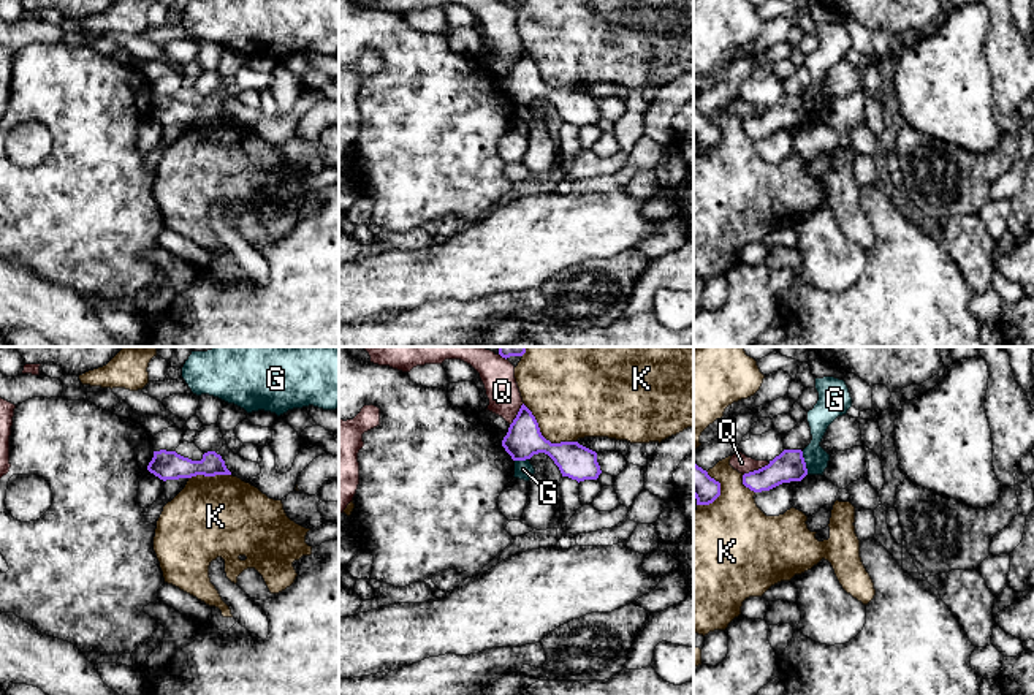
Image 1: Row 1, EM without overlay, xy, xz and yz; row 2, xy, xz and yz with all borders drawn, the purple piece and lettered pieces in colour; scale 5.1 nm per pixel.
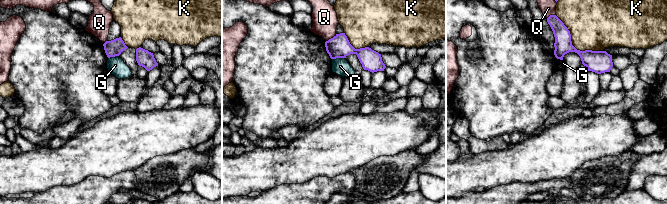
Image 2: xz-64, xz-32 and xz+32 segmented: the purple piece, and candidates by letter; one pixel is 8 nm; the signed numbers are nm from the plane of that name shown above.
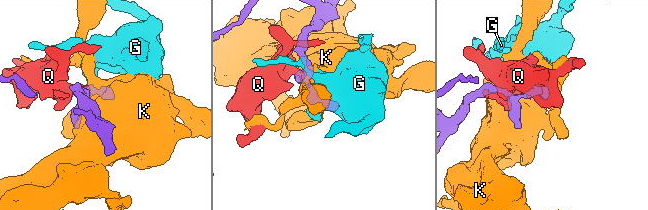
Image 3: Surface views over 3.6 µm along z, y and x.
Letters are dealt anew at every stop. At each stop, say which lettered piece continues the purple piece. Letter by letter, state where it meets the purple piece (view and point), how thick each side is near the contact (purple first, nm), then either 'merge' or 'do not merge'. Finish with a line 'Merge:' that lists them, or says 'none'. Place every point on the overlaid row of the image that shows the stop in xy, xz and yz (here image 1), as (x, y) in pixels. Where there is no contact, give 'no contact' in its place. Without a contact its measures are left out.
G: contact yz (805, 463); calibres 160 and 120 nm; do not merge
K: contact xz (542, 436); calibres 180 and 420 nm; do not merge
Q: contact yz (756, 470); calibres 160 and 90 nm; do not merge
Merge: none

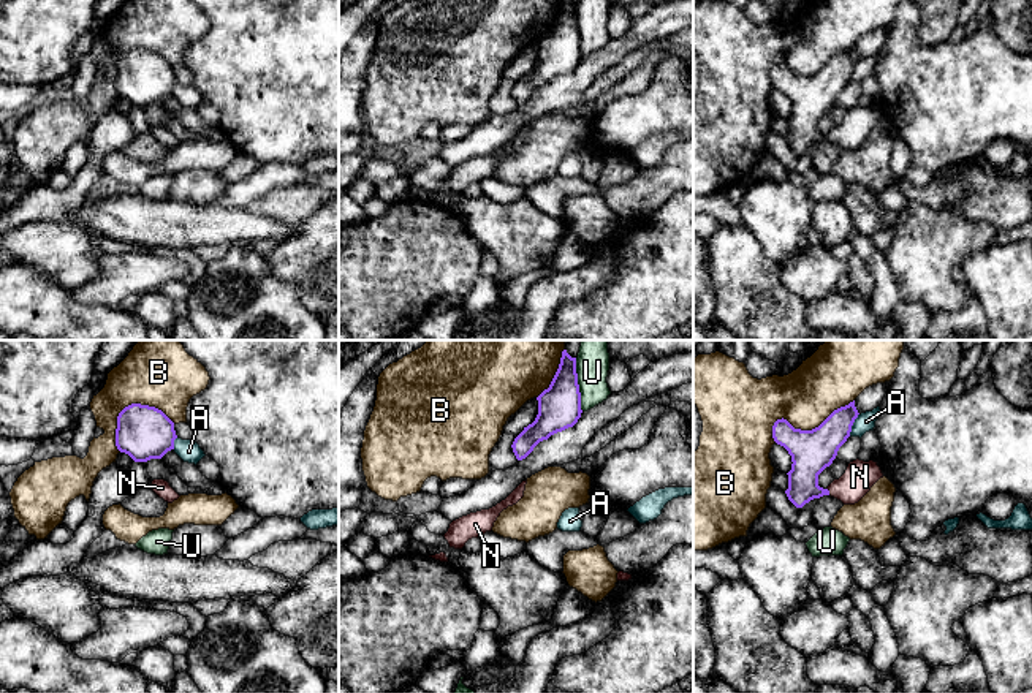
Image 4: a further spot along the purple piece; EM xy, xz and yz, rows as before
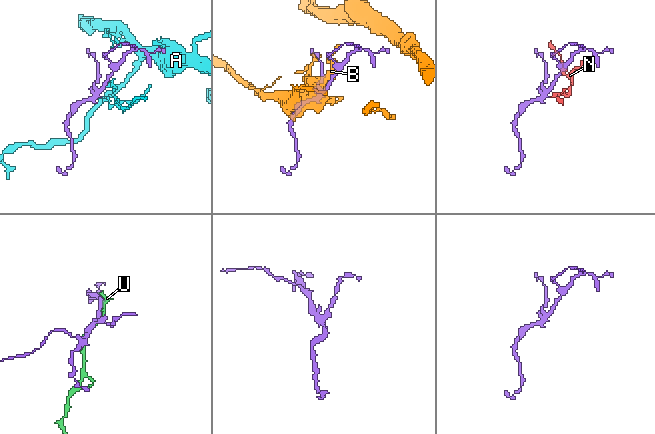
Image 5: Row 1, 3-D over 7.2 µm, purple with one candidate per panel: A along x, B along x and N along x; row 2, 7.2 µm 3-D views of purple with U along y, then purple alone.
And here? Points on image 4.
A: contact yz (852, 424); calibres 220 and 100 nm; do not merge
B: contact yz (806, 431); calibres 220 and 300 nm; do not merge
N: contact yz (828, 491); calibres 220 and 160 nm; merge
U: contact xz (578, 385); calibres 220 and 170 nm; do not merge
Merge: N

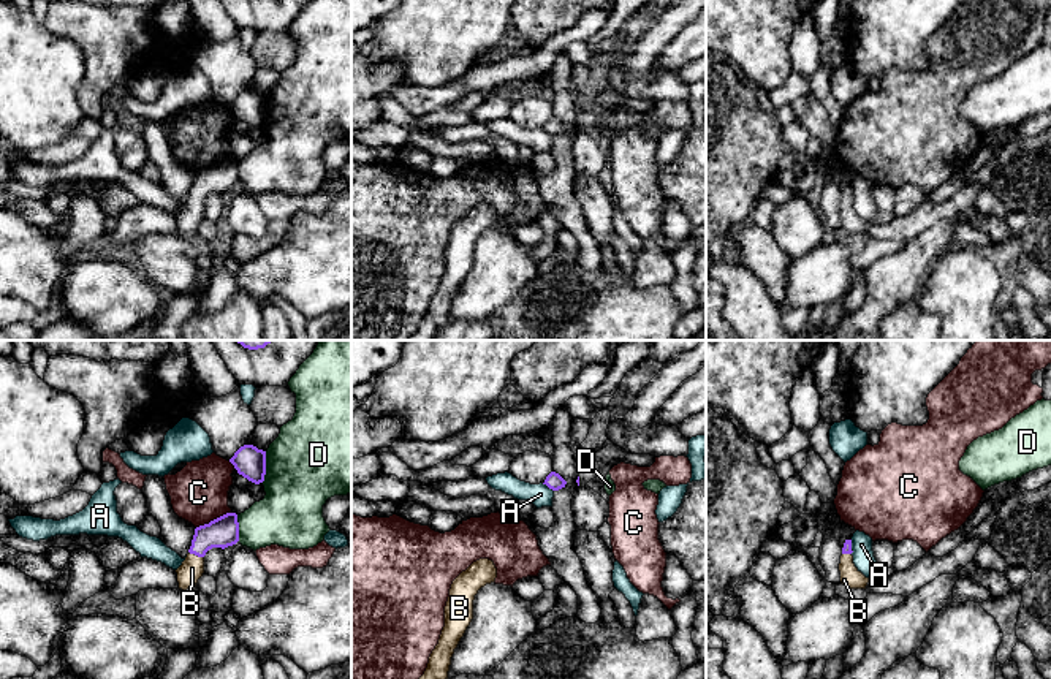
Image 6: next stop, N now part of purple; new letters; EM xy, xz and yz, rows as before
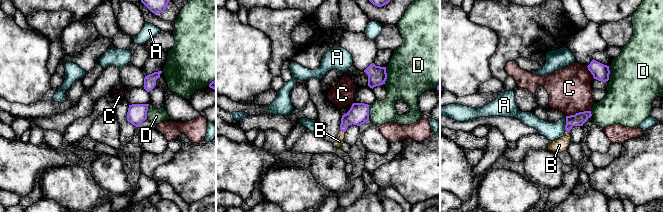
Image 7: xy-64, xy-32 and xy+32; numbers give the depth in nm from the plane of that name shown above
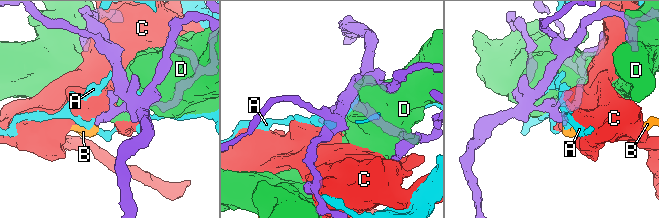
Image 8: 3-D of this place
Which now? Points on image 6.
A: contact xz (548, 486); calibres 90 and 110 nm; do not merge
B: contact xy (197, 554); calibres 160 and 120 nm; merge
C: contact xy (214, 519); calibres 160 and 300 nm; do not merge
D: contact xy (265, 467); calibres 160 and 420 nm; do not merge
Merge: B

